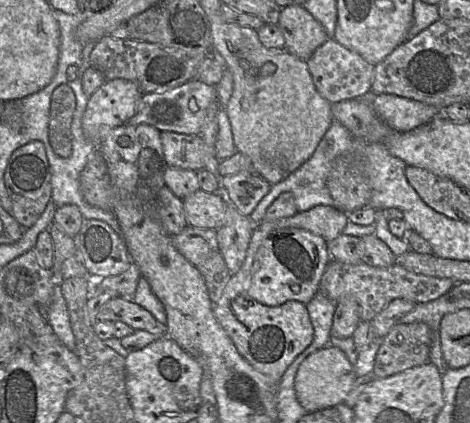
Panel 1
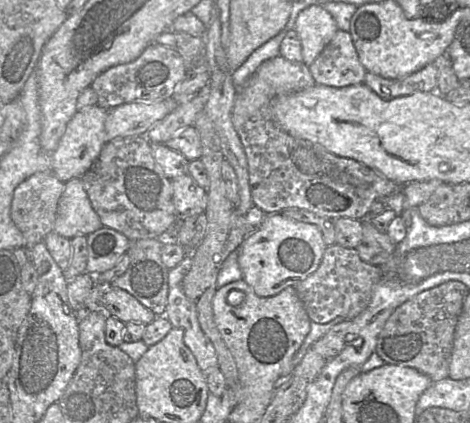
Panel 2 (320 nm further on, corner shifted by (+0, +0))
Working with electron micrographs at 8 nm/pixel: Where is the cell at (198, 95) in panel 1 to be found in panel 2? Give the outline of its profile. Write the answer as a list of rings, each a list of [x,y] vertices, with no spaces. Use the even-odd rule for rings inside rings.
[[[179,101],[132,102],[108,110],[105,142],[128,136],[145,136],[147,131],[165,118]]]

